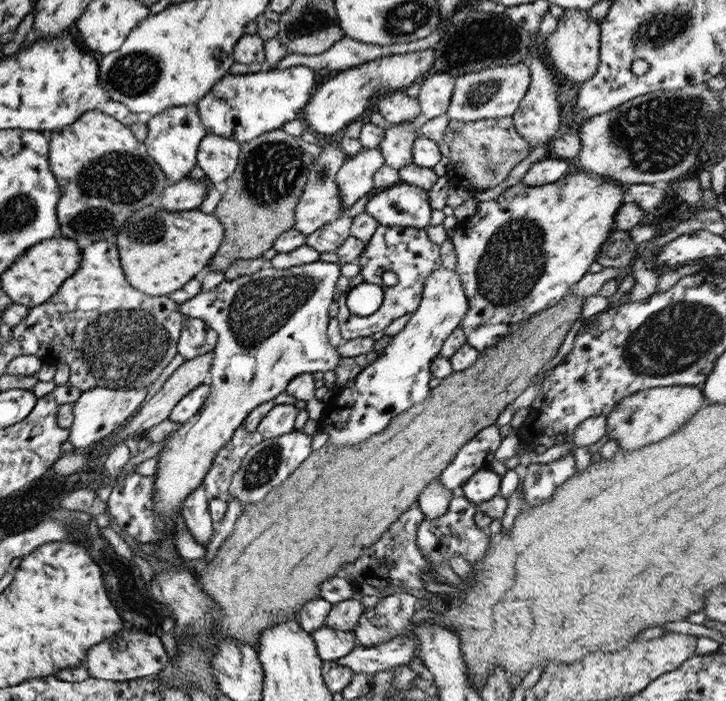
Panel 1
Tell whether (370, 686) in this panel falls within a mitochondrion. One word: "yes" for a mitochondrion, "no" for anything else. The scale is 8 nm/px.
no

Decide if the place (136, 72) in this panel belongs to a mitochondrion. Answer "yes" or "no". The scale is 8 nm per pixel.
yes

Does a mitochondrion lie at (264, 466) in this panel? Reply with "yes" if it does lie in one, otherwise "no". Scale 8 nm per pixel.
yes

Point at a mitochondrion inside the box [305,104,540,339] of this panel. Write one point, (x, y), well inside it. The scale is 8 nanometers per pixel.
(322, 172)

